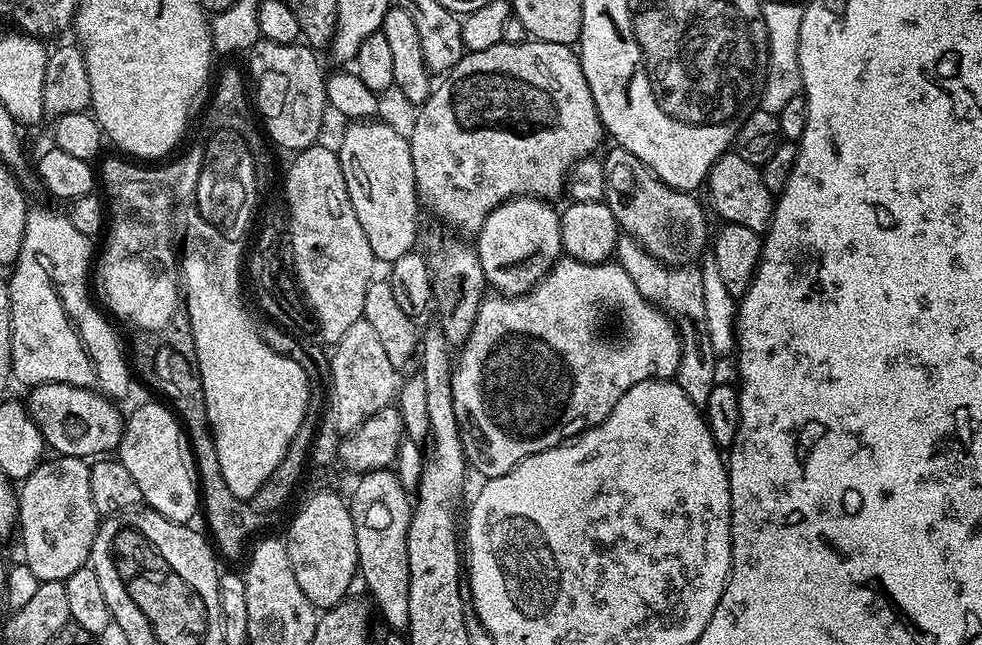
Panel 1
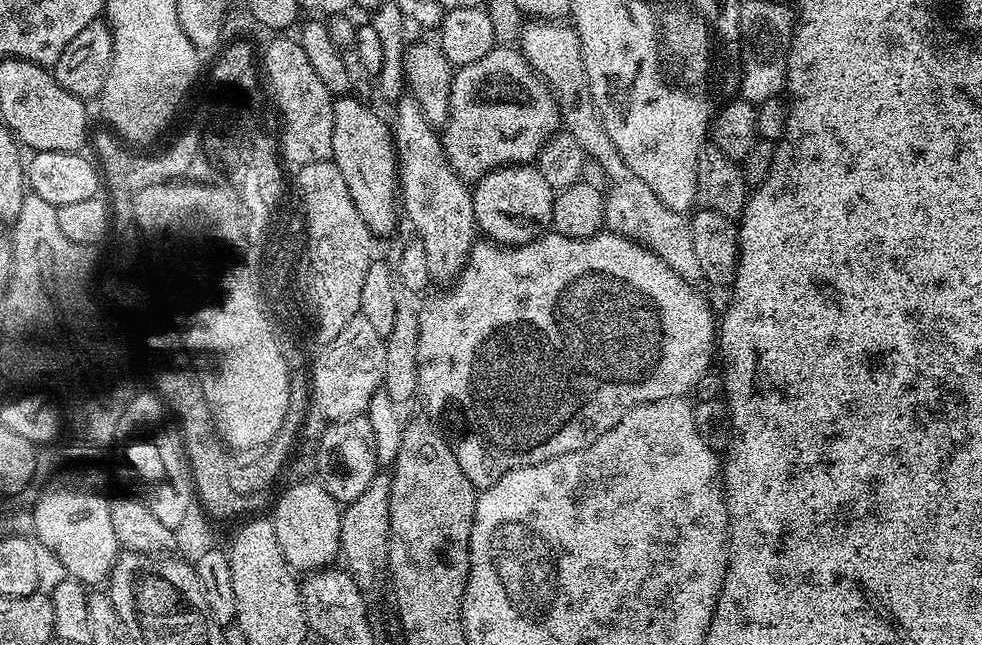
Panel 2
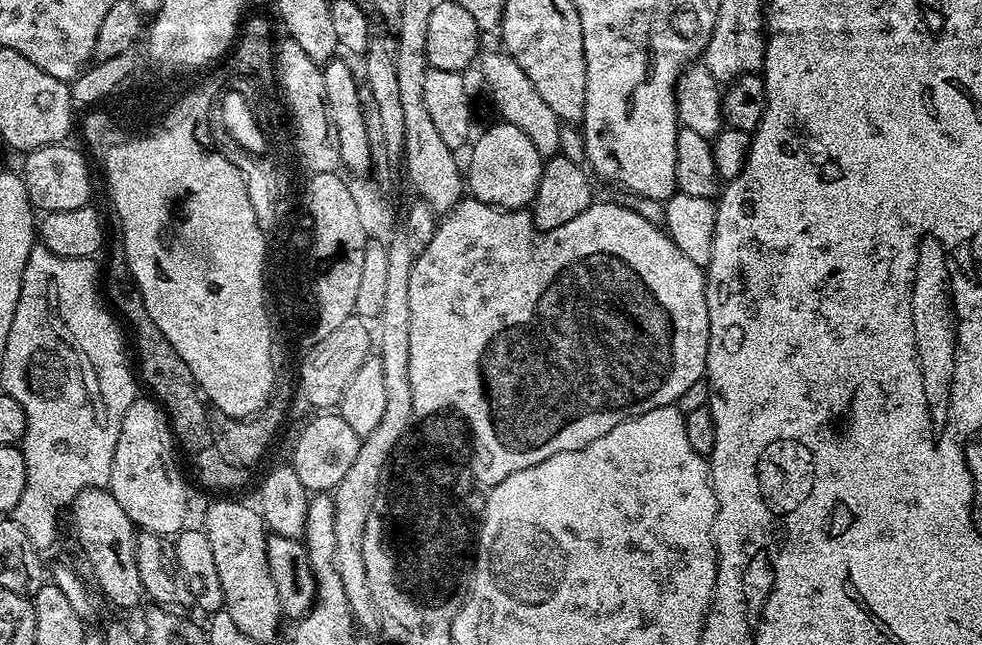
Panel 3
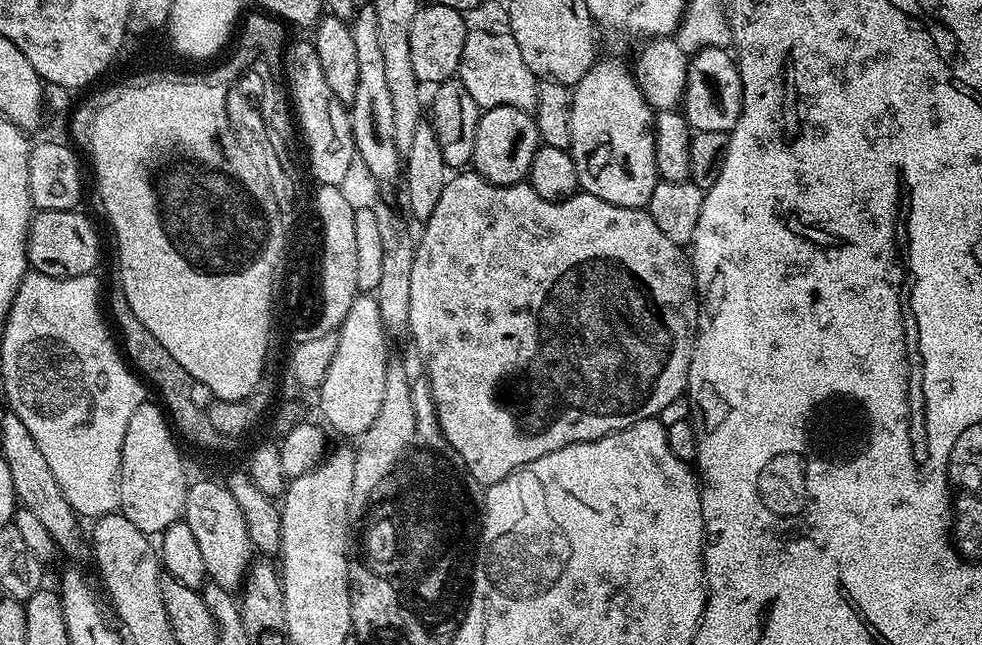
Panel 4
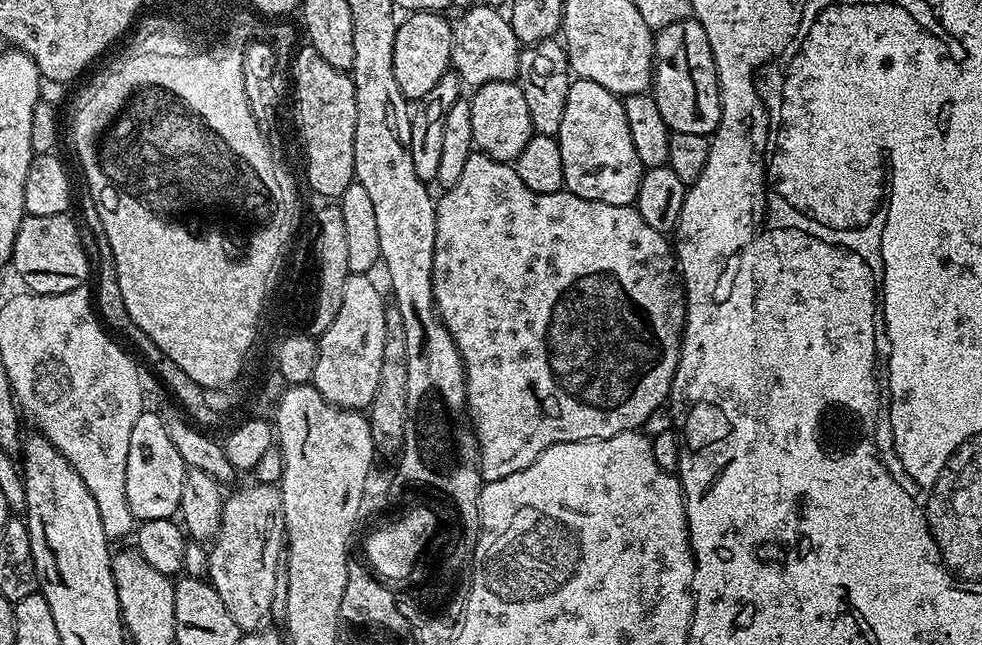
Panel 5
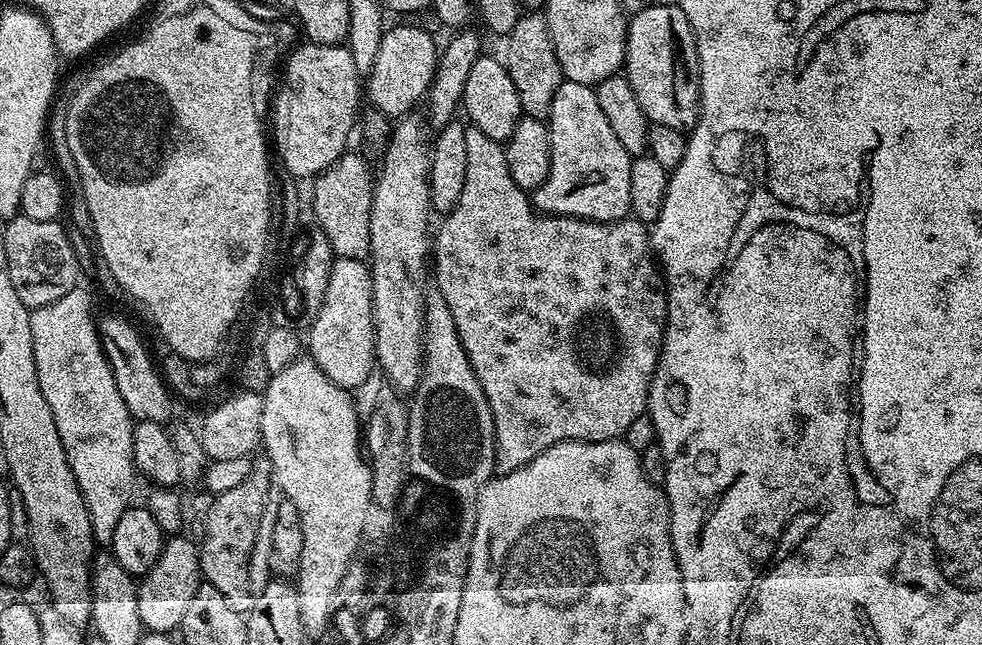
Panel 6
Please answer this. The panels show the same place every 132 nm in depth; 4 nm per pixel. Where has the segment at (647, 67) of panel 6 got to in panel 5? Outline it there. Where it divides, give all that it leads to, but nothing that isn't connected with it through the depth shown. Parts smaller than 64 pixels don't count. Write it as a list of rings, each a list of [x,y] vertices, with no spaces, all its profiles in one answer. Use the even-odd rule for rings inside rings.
[[[696,19],[679,20],[655,33],[650,95],[671,133],[711,137],[720,125],[722,102],[718,70],[710,50],[710,38],[706,38],[706,30],[702,30]]]

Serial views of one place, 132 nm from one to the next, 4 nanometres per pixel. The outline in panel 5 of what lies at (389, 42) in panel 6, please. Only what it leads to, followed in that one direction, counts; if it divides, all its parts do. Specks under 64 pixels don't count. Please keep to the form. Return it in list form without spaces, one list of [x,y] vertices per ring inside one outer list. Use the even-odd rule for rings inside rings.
[[[413,12],[396,25],[394,38],[394,79],[409,102],[419,102],[450,71],[452,62],[452,24],[438,12]]]

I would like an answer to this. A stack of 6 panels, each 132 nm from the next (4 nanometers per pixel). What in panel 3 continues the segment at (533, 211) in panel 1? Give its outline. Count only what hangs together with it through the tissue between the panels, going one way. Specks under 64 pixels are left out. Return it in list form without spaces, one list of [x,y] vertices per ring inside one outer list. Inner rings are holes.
[[[503,122],[495,123],[490,125],[480,137],[477,135],[471,141],[472,153],[468,156],[468,164],[466,160],[467,191],[470,193],[471,199],[480,200],[483,204],[489,204],[495,208],[527,209],[538,194],[538,184],[542,182],[545,157],[540,156],[538,150],[534,150],[534,142],[530,142],[530,138],[526,138],[526,134],[522,134],[522,130],[518,130],[518,126]]]

